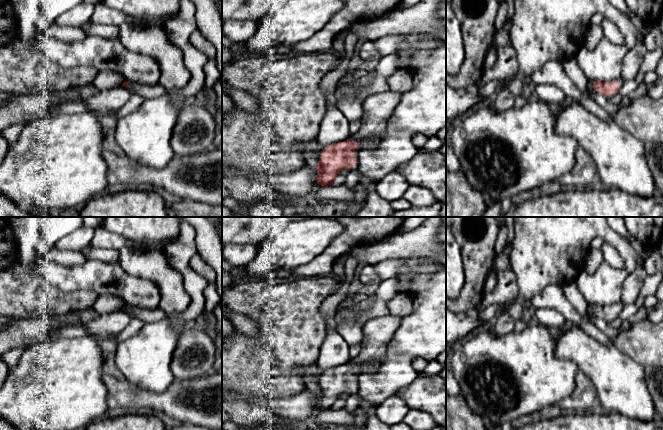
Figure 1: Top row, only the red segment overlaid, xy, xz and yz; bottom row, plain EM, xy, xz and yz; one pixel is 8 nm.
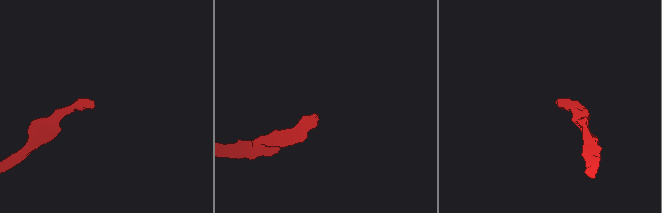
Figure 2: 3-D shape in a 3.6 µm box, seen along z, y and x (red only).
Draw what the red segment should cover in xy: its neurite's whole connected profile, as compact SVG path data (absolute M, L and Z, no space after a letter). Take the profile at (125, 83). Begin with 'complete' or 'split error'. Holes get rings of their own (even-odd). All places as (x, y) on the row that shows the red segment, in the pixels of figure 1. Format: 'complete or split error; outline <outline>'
split error; outline M125 81L122 86L128 87L132 92L135 92L142 96L144 99L152 99L163 95L164 88L157 84L144 85L139 83L128 83Z

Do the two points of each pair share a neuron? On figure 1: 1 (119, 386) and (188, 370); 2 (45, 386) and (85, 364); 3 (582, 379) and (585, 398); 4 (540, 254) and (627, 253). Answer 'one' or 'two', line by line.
1: two
2: one
3: one
4: one

